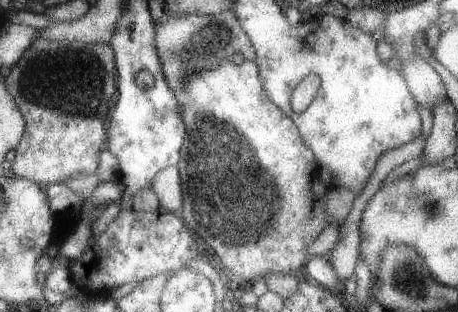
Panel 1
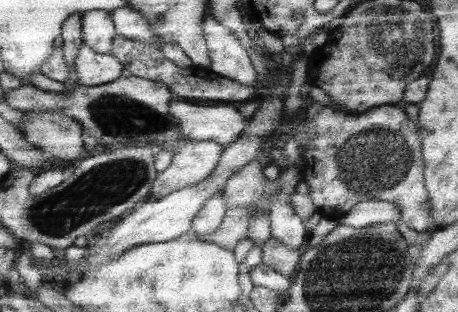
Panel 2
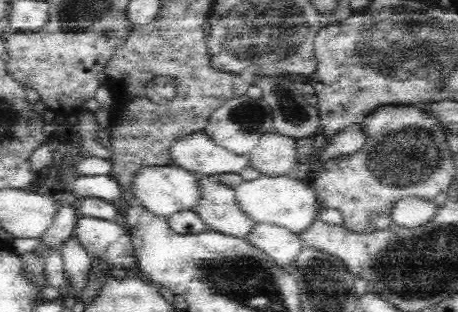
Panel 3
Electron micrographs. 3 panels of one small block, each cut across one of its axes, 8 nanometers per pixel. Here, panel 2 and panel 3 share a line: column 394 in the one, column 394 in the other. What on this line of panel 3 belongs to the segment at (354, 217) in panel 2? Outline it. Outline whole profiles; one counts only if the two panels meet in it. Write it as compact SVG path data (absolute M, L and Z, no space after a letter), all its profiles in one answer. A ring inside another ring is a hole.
M406 198L406 200L400 200L390 210L390 216L392 216L394 224L408 228L408 230L416 230L416 228L424 226L426 222L430 222L438 210L440 210L440 206L436 206L434 200Z

